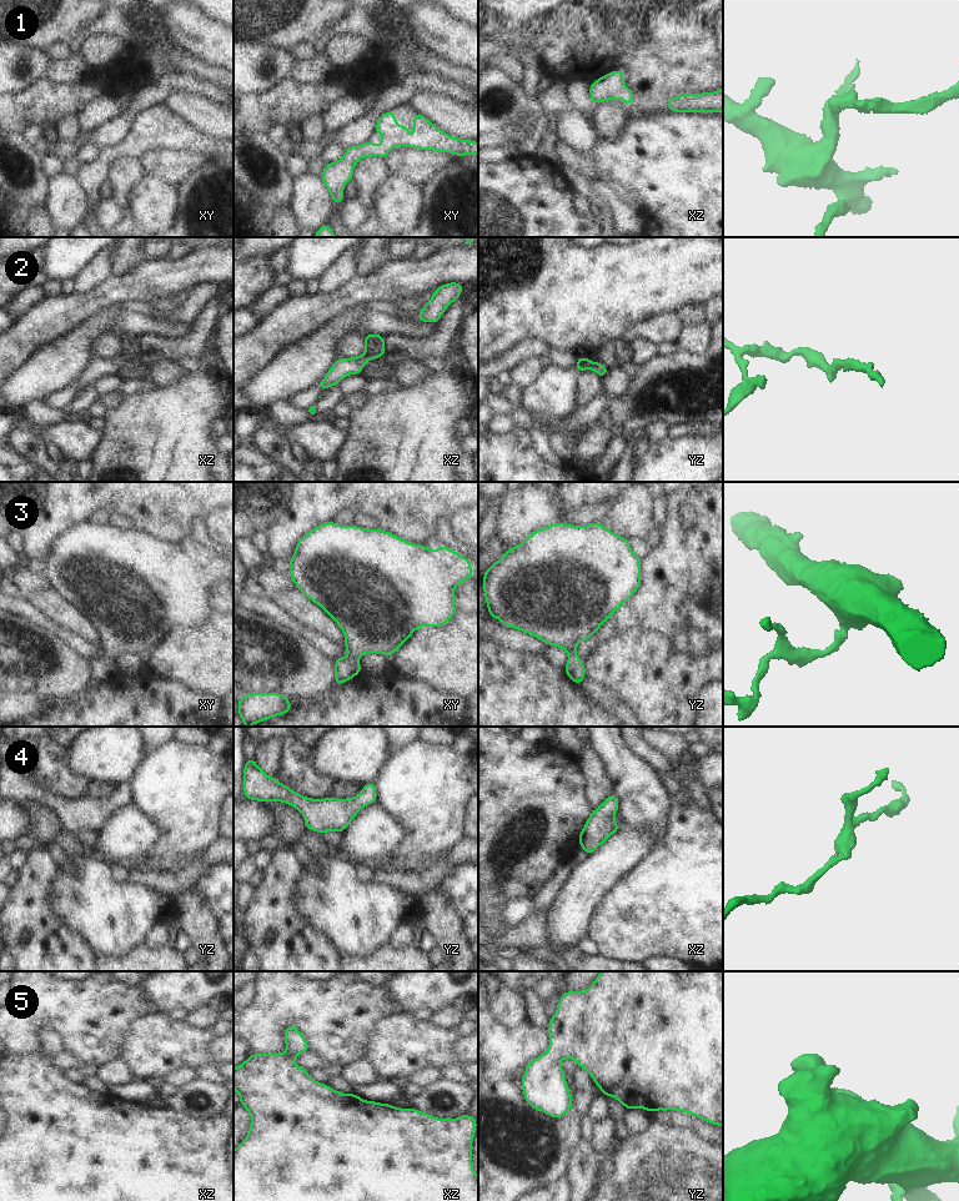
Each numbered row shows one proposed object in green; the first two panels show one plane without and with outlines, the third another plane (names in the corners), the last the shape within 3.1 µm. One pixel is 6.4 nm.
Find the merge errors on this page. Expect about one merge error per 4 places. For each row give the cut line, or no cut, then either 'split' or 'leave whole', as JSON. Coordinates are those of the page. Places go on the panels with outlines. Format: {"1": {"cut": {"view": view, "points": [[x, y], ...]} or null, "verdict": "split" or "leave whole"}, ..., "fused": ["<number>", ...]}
{"1": {"cut": null, "verdict": "leave whole"}, "2": {"cut": null, "verdict": "leave whole"}, "3": {"cut": null, "verdict": "leave whole"}, "4": {"cut": null, "verdict": "leave whole"}, "5": {"cut": null, "verdict": "leave whole"}, "fused": []}

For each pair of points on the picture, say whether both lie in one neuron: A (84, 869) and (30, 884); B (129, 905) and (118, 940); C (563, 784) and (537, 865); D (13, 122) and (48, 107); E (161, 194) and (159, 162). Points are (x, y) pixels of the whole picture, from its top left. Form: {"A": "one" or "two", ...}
{"A": "two", "B": "one", "C": "one", "D": "one", "E": "two"}

